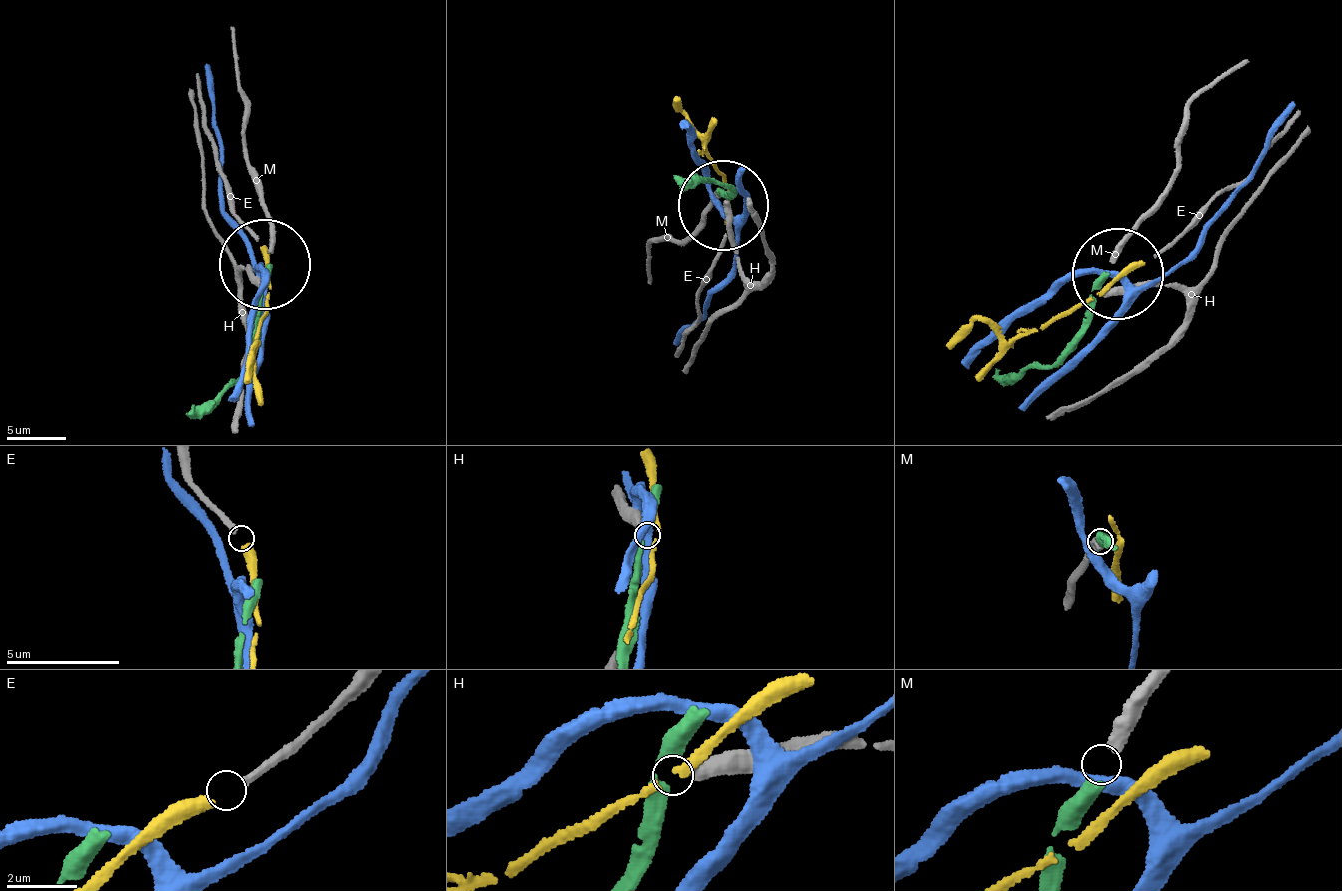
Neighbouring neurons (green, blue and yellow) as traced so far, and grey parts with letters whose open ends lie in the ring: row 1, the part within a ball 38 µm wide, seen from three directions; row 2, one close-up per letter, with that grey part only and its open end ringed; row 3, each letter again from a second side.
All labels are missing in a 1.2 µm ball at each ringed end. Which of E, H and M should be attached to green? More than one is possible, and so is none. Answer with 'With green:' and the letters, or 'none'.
With green: M

